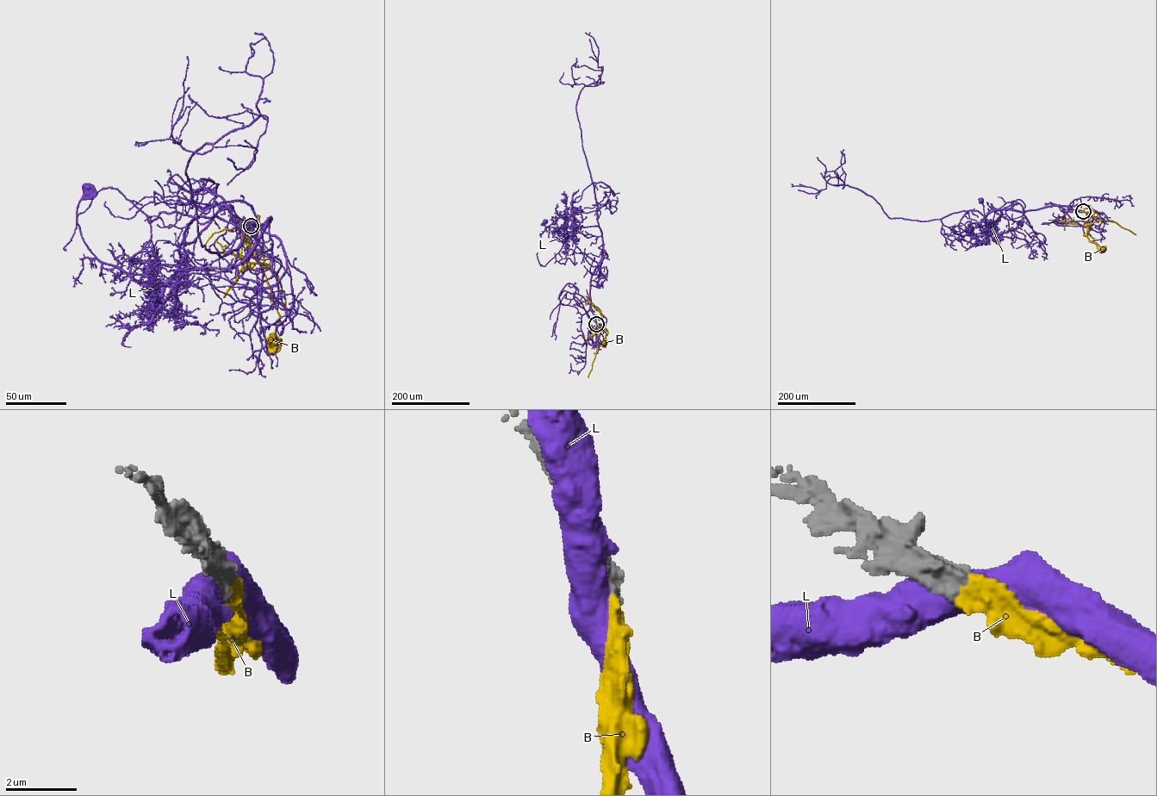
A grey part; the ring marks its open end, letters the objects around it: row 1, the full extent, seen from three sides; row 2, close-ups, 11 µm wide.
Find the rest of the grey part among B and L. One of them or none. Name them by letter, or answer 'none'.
B

